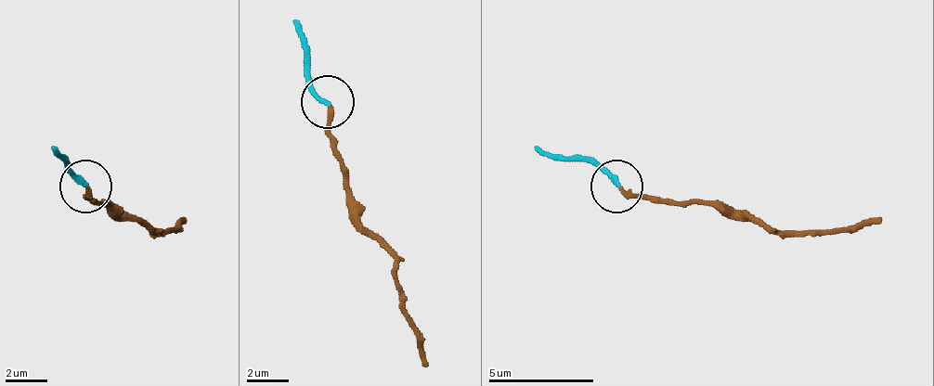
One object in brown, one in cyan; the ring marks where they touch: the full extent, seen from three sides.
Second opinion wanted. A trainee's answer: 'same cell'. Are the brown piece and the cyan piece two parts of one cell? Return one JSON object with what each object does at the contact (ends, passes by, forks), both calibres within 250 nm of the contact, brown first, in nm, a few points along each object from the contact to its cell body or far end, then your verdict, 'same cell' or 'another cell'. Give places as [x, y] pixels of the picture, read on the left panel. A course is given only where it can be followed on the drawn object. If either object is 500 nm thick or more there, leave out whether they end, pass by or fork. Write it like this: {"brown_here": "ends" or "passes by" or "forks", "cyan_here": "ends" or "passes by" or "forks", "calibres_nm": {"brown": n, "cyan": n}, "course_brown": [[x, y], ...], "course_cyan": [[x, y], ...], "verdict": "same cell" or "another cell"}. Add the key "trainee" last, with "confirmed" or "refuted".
{"brown_here": "ends", "cyan_here": "ends", "calibres_nm": {"brown": 240, "cyan": 260}, "course_brown": [[84, 187], [105, 203], [152, 229], [184, 219]], "course_cyan": [[84, 187], [53, 145]], "verdict": "same cell", "trainee": "confirmed"}

